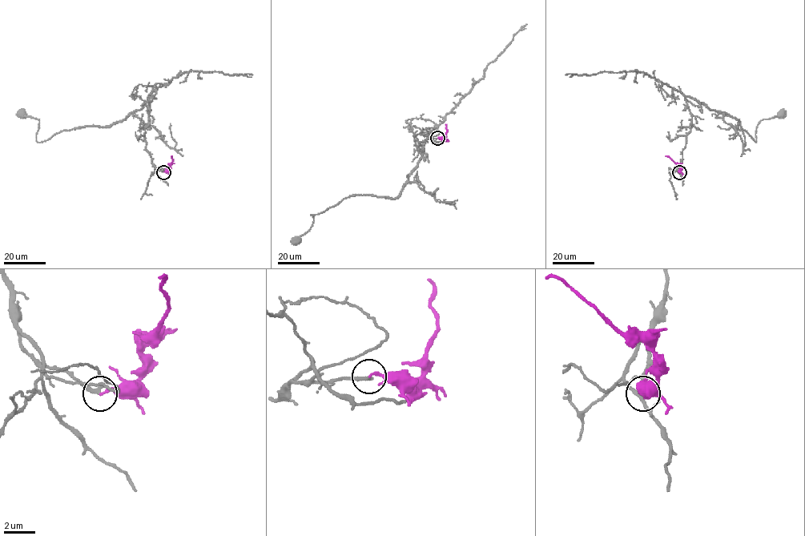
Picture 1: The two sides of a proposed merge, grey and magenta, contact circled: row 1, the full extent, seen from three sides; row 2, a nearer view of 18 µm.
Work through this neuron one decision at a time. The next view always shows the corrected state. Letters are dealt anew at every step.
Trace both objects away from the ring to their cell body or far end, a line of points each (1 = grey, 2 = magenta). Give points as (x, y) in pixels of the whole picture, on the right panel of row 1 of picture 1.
1: (679, 172), (691, 123), (686, 96), (734, 116), (739, 121), (736, 127), (756, 142), (757, 125), (778, 114)
2: (679, 172), (680, 166), (666, 156)

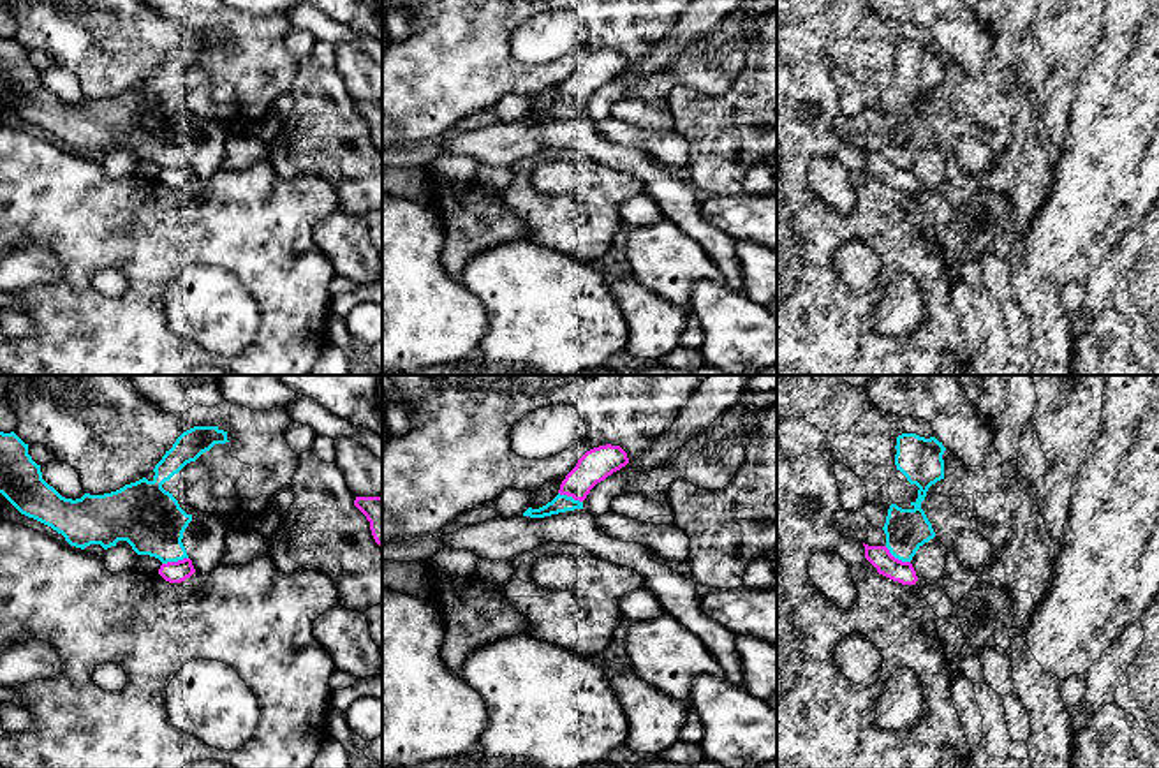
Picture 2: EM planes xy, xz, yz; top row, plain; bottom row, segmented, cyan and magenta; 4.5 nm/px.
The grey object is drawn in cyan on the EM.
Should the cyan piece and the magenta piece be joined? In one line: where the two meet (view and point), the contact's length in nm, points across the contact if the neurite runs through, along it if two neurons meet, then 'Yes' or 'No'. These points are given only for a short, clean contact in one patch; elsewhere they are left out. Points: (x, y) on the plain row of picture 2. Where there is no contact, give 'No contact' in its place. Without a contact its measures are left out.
Touches cyan at yz (897, 162). Shared border 140 nm. No

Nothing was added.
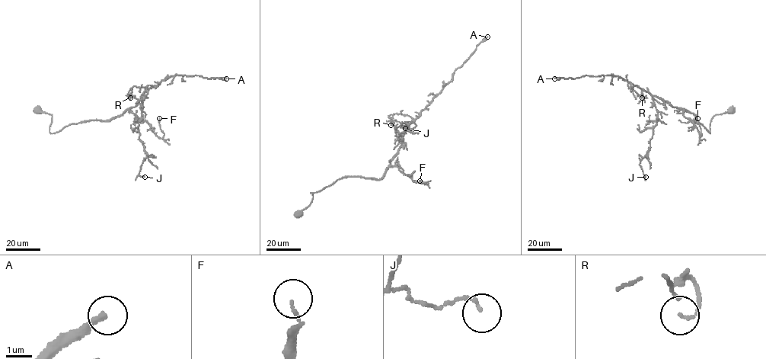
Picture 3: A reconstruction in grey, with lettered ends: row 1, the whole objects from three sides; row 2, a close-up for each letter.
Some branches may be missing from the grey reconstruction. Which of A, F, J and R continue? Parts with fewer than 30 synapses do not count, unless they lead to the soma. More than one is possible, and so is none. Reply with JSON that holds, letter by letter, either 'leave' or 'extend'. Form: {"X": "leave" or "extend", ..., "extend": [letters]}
{"A": "extend", "F": "leave", "J": "leave", "R": "leave", "extend": ["A"]}

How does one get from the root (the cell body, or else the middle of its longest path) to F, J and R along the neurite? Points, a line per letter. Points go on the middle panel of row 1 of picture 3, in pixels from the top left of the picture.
F: (298, 212), (310, 203), (311, 193), (342, 177), (380, 179), (397, 165), (419, 181)
J: (298, 212), (310, 203), (311, 193), (342, 177), (380, 179), (408, 129), (403, 122), (405, 128)
R: (298, 212), (310, 203), (311, 193), (342, 177), (380, 179), (414, 120), (394, 113), (390, 125)

